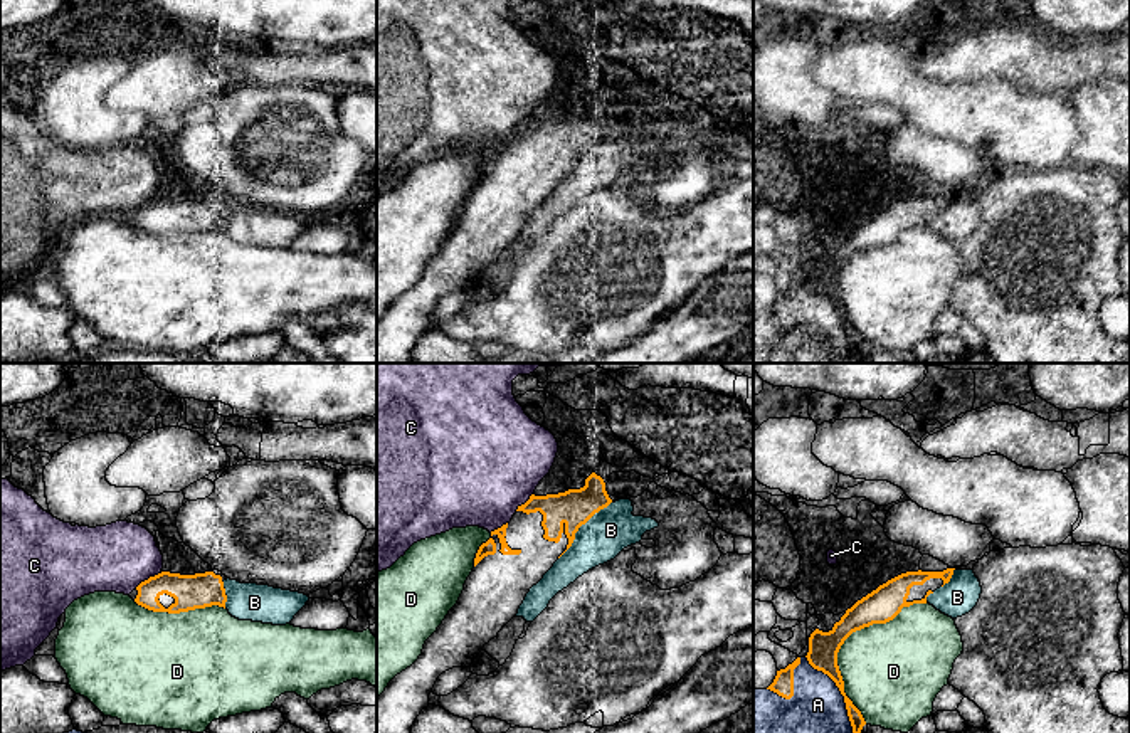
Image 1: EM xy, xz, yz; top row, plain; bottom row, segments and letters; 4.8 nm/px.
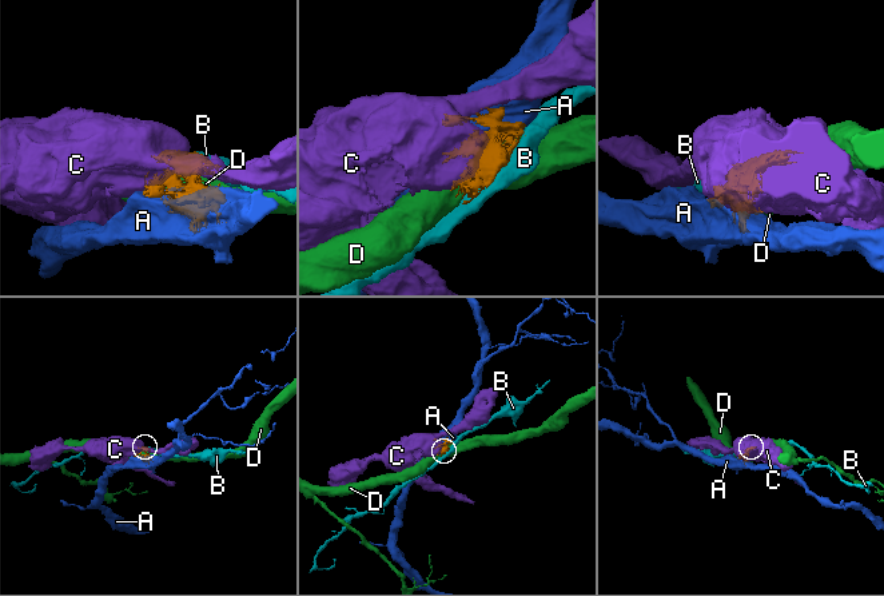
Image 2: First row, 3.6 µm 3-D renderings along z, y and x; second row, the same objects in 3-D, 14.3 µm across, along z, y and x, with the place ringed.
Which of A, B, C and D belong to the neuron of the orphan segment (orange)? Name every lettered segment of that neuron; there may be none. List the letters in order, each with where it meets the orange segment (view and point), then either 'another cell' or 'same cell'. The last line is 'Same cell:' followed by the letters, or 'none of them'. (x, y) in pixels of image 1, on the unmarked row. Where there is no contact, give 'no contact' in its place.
A: yz (841, 316) | another cell
B: xz (579, 150) | another cell
C: xy (150, 200) | another cell
D: yz (844, 263) | another cell
Same cell: none of them

